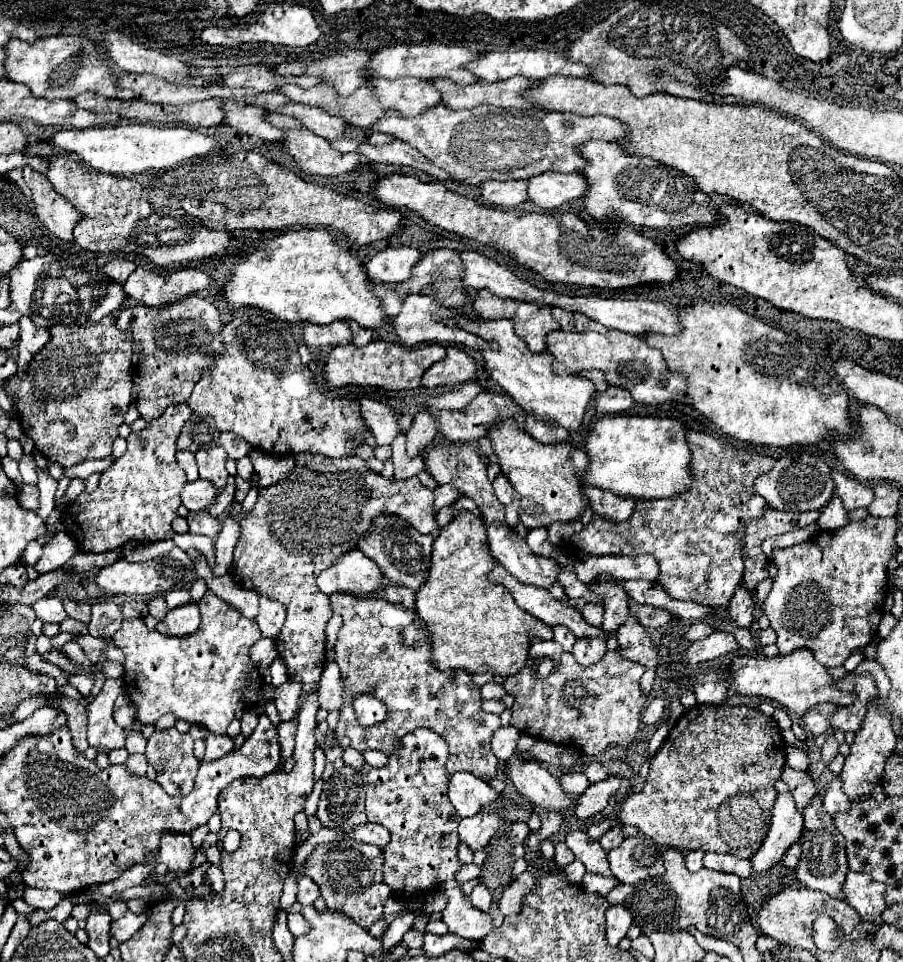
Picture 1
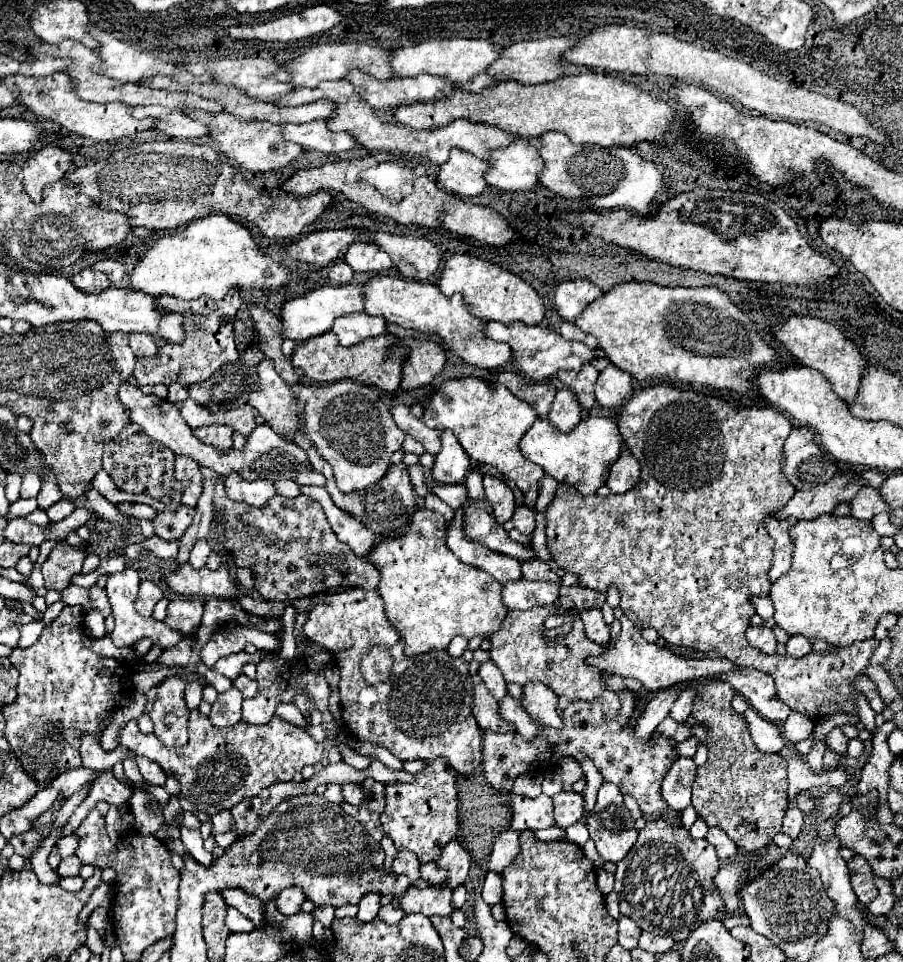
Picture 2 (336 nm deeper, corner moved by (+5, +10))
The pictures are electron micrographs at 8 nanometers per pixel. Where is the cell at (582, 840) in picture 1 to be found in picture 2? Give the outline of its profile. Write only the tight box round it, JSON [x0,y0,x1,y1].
[510,794,554,830]

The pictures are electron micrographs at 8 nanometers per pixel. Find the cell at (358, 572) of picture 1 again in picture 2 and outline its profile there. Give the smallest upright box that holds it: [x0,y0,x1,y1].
[302,486,374,558]

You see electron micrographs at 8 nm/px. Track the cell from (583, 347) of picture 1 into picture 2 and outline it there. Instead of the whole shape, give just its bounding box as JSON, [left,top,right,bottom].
[484,322,596,380]

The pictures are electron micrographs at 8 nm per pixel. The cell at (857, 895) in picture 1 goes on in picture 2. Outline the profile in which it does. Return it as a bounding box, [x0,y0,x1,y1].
[848,856,878,904]

